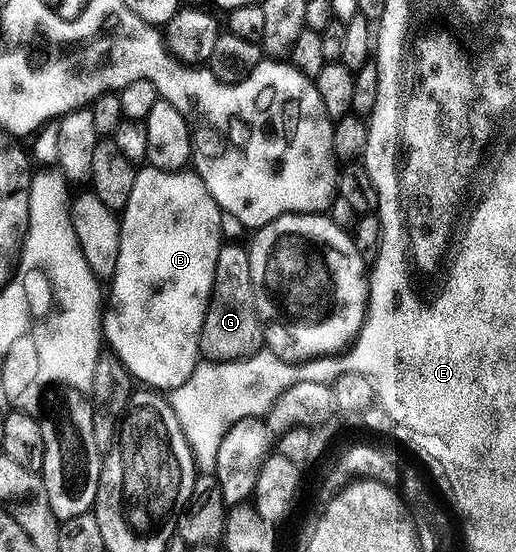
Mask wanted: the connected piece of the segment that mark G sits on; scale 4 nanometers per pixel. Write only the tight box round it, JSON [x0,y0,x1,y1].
[200,244,263,362]

